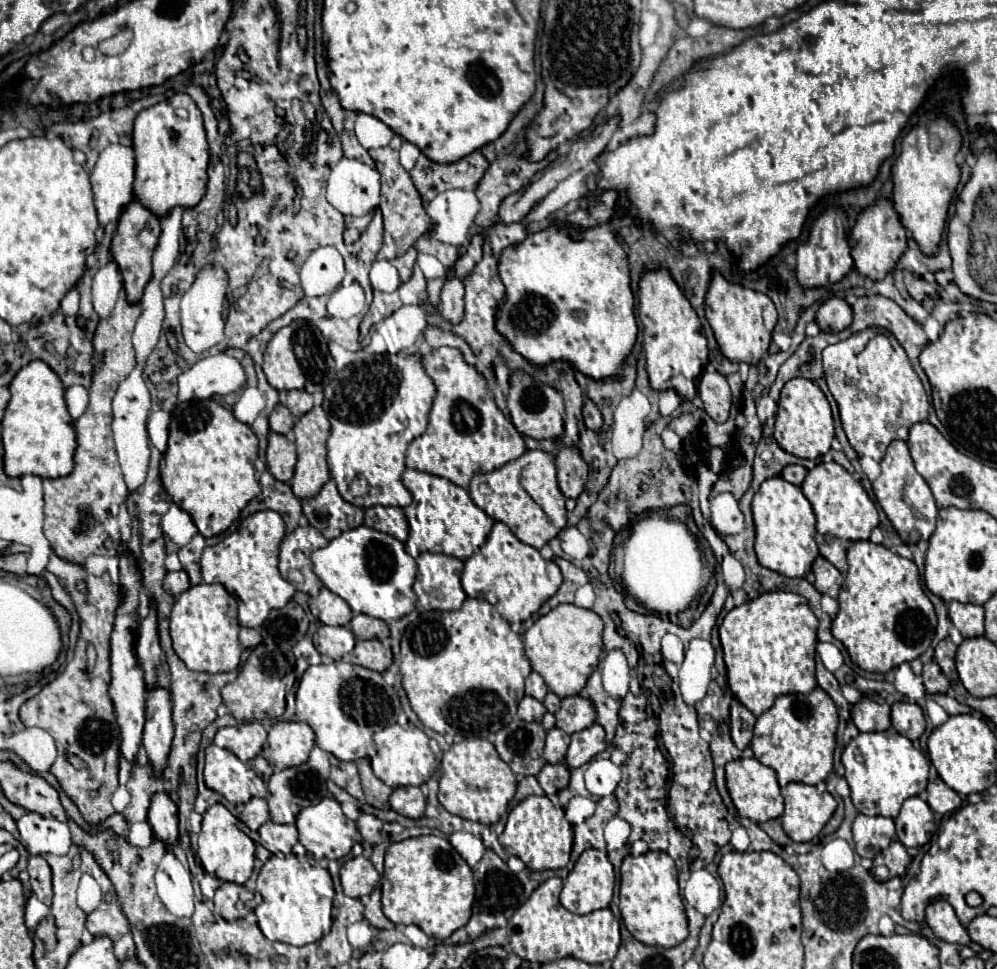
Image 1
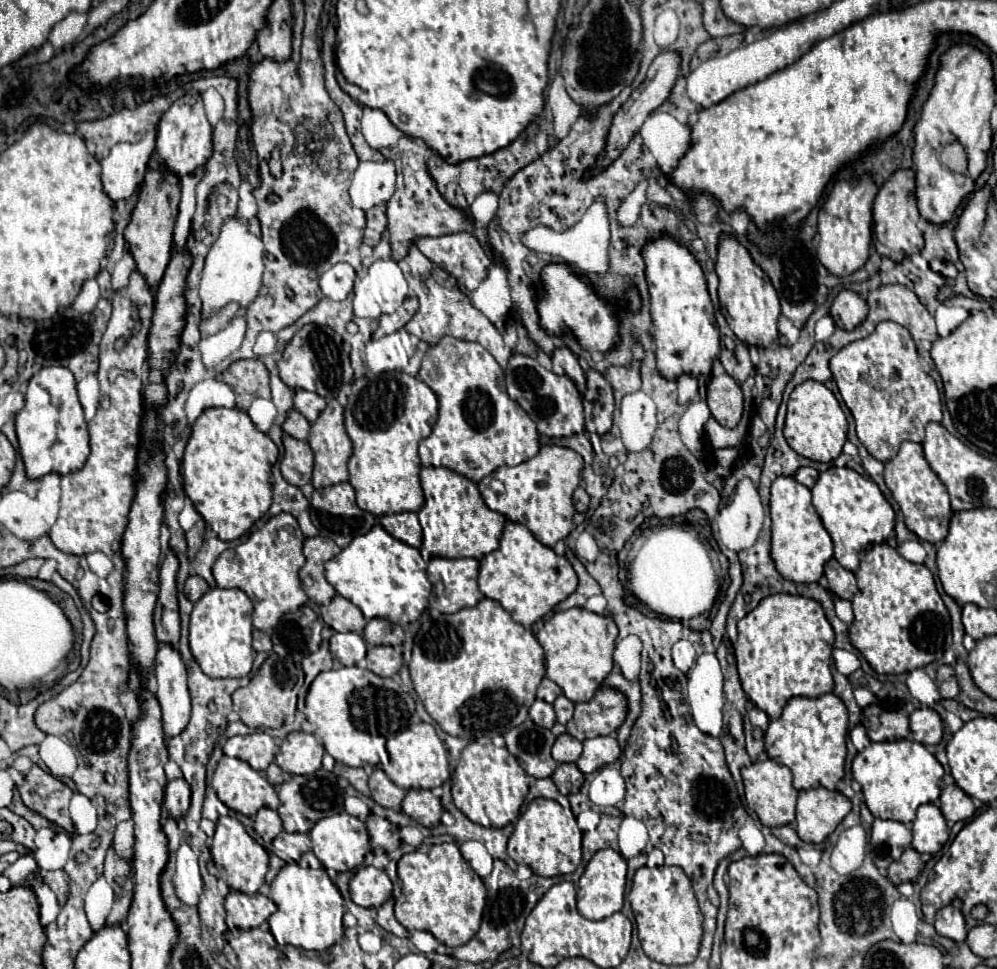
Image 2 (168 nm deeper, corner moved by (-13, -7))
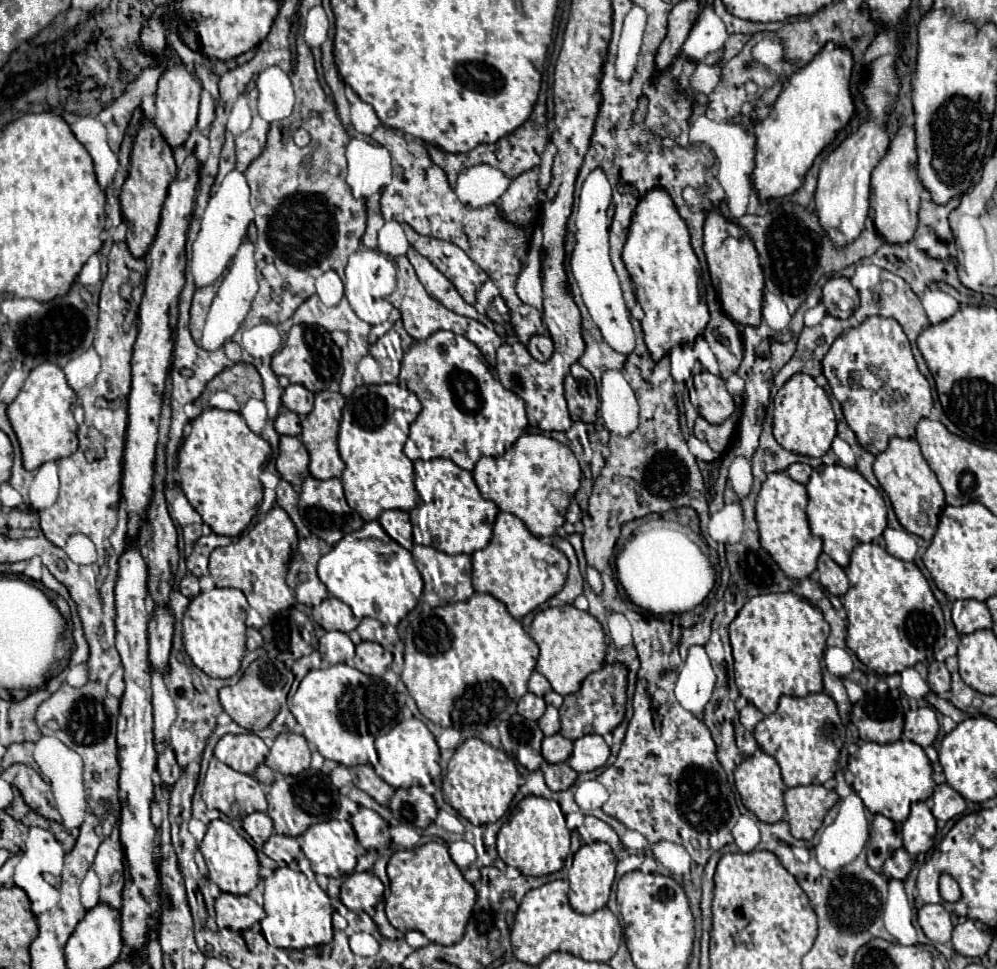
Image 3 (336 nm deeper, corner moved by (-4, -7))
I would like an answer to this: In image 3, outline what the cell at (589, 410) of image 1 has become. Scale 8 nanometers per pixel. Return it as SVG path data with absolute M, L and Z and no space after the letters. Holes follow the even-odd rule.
M579 362L571 366L569 376L565 378L565 398L569 404L569 412L573 420L595 422L599 410L599 394L593 374L585 370Z

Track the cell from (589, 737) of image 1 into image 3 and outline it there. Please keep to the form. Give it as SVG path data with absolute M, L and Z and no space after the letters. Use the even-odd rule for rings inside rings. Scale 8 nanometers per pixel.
M587 734L573 742L573 752L567 760L567 764L575 772L591 772L599 766L603 766L609 758L609 746L605 744L603 736L599 734Z

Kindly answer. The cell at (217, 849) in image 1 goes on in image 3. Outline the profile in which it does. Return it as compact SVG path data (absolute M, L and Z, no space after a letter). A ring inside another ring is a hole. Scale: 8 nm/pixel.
M213 820L209 824L209 830L199 846L199 850L205 856L205 864L209 870L209 880L215 882L223 892L229 894L247 894L253 890L259 882L259 860L255 848L235 832L235 828L229 822Z

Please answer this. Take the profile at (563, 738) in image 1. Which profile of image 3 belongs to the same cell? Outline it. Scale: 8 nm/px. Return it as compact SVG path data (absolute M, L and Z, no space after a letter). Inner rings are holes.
M553 734L543 738L543 758L551 764L565 762L573 750L573 742L563 738L561 734Z

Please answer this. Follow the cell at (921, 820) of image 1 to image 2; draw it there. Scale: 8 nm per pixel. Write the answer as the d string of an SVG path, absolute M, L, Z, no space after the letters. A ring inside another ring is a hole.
M926 804L918 808L918 816L912 822L912 848L920 854L936 854L948 842L948 826L940 808Z

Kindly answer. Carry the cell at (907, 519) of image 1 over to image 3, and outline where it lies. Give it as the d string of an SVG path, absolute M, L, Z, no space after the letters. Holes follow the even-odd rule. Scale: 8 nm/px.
M891 438L889 448L875 458L873 472L881 488L887 492L901 526L919 538L931 540L939 524L939 514L945 506L945 498L935 472L929 468L927 460L919 450L919 444L915 440ZM923 502L925 502L925 508L923 508Z

